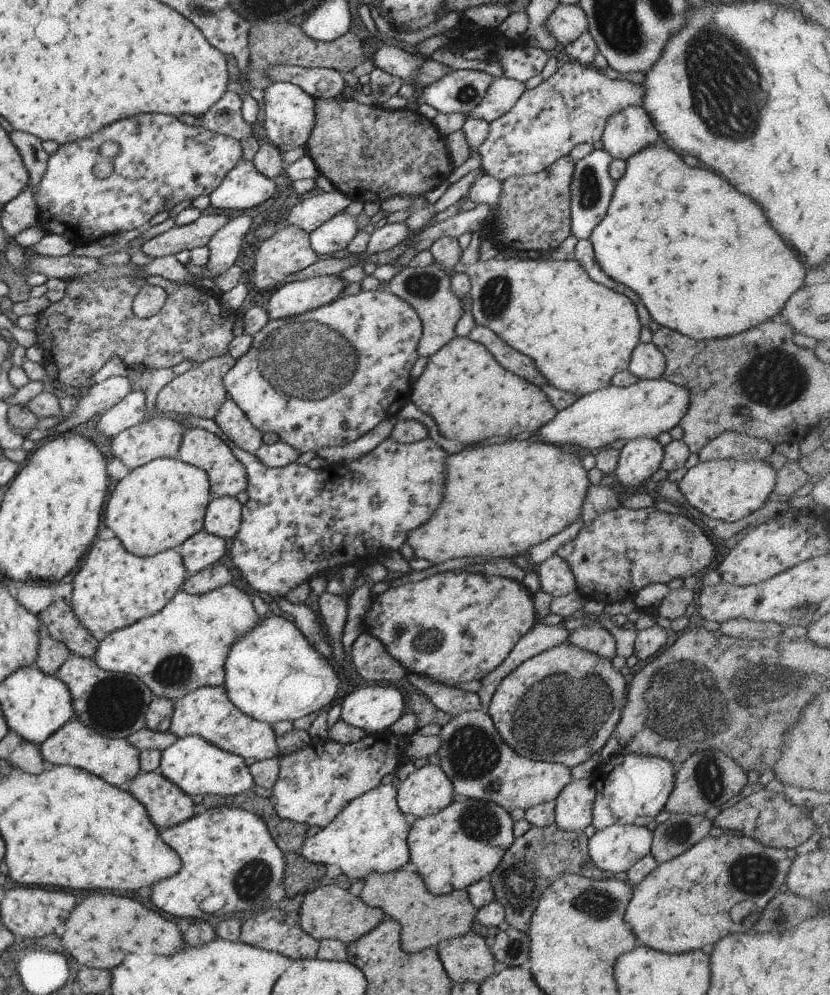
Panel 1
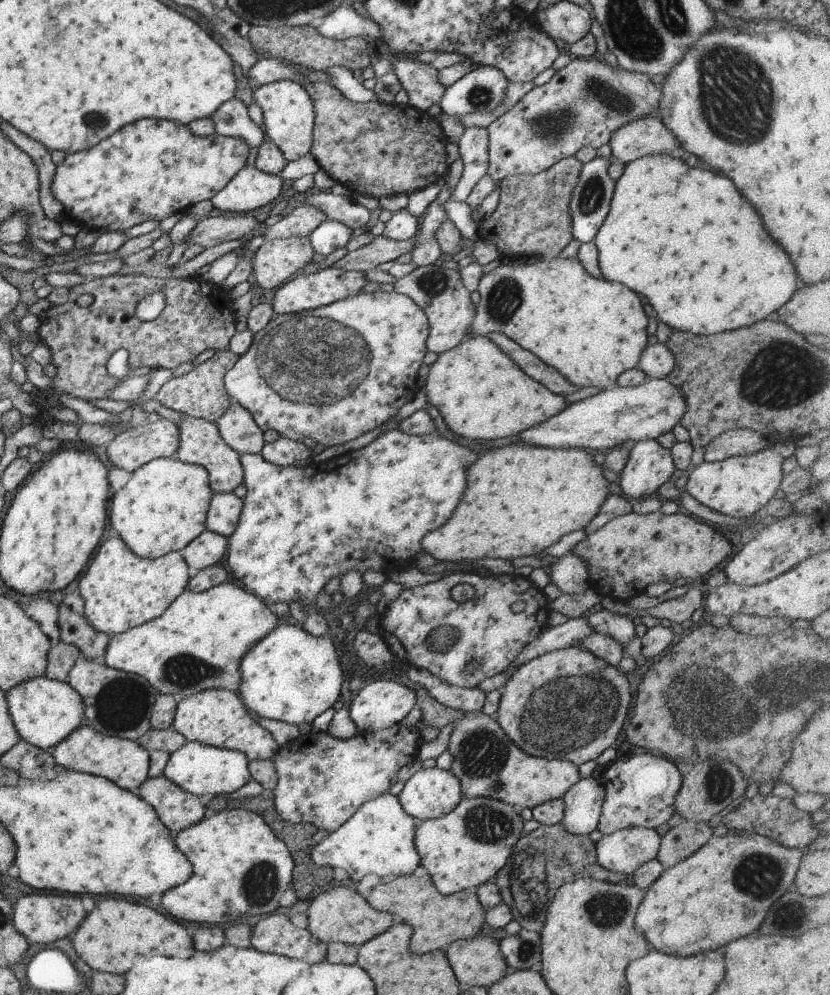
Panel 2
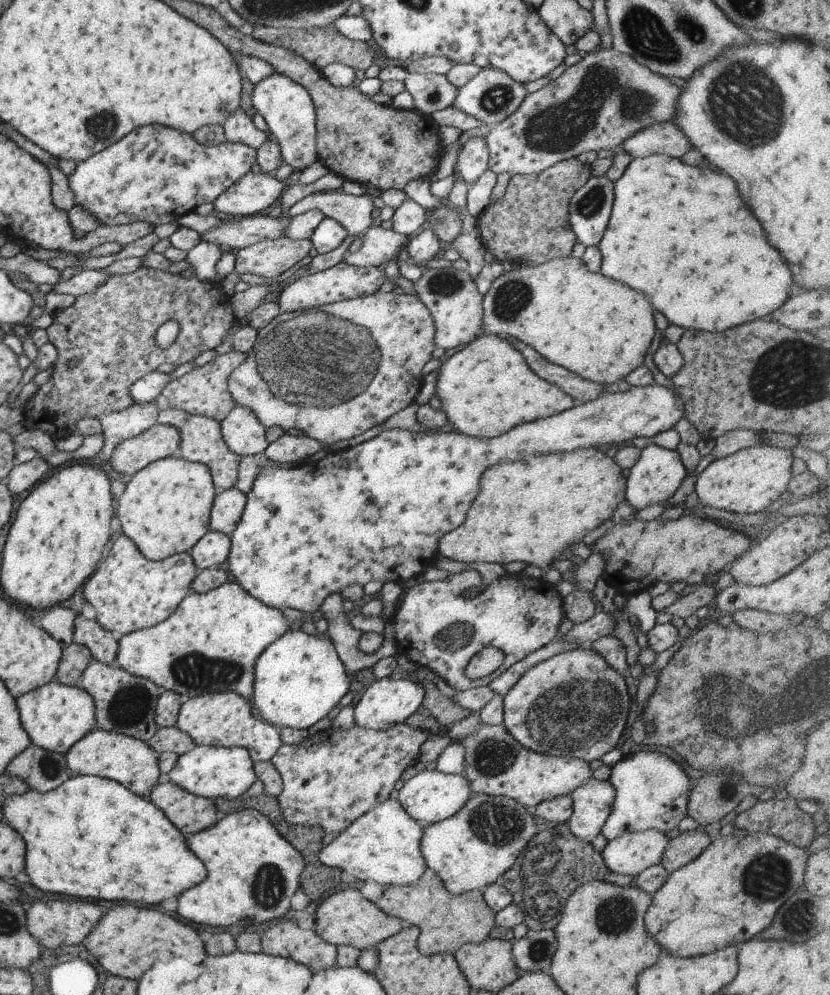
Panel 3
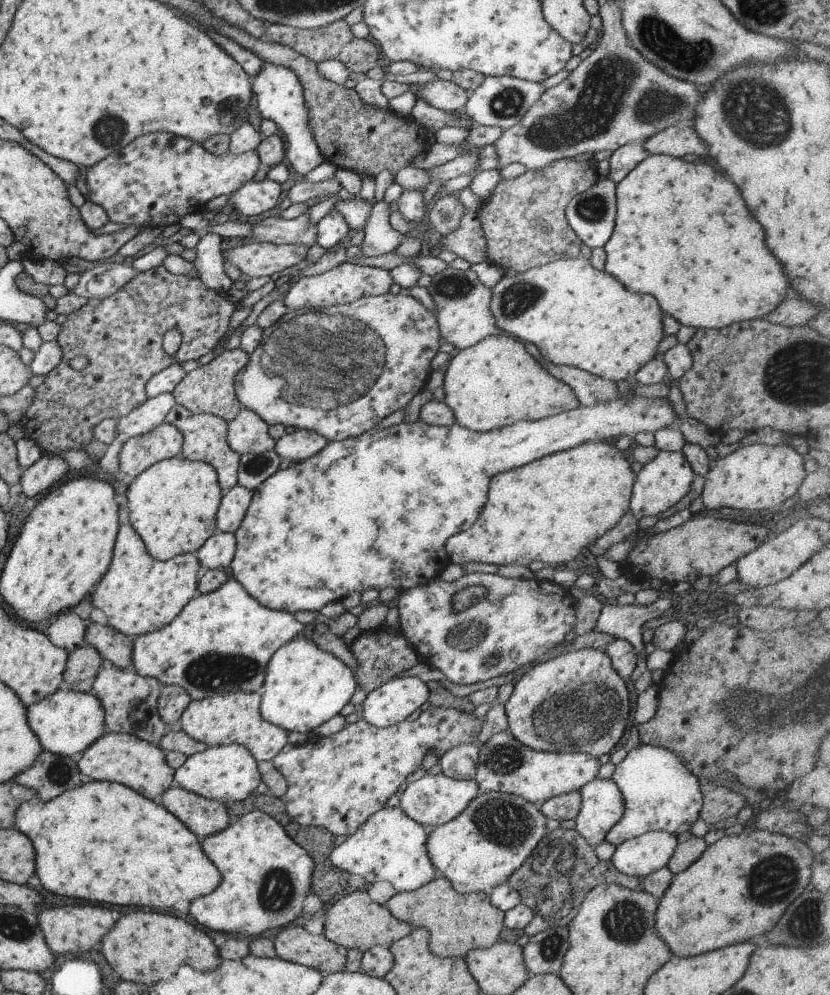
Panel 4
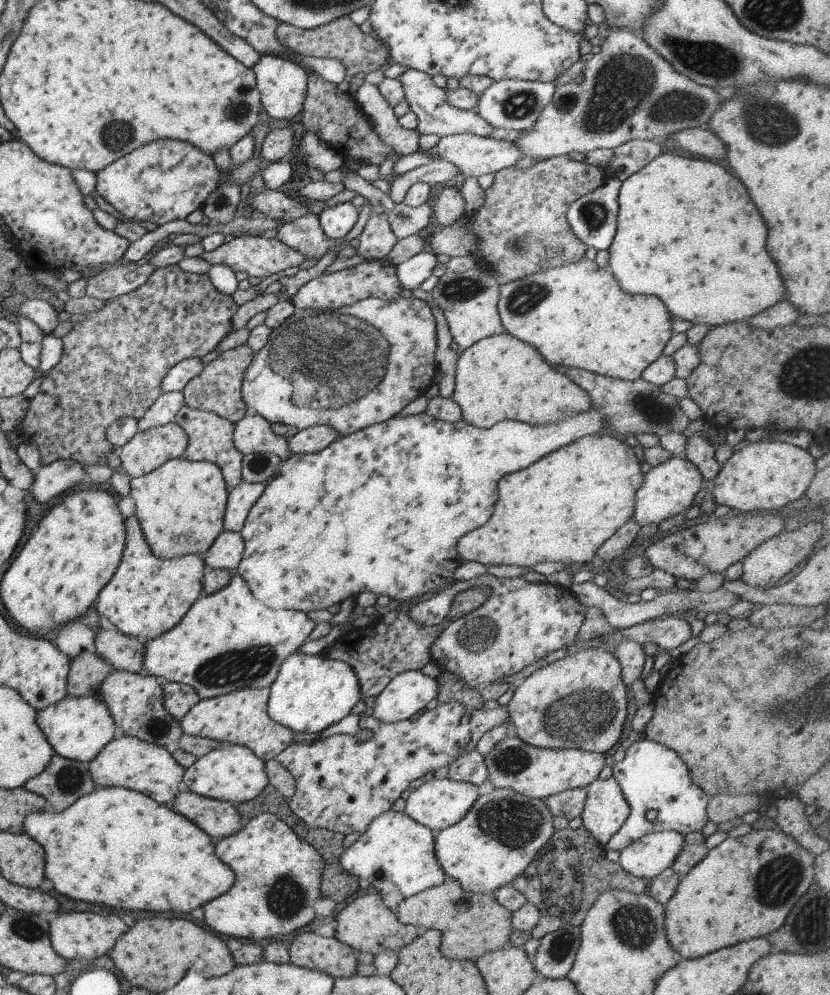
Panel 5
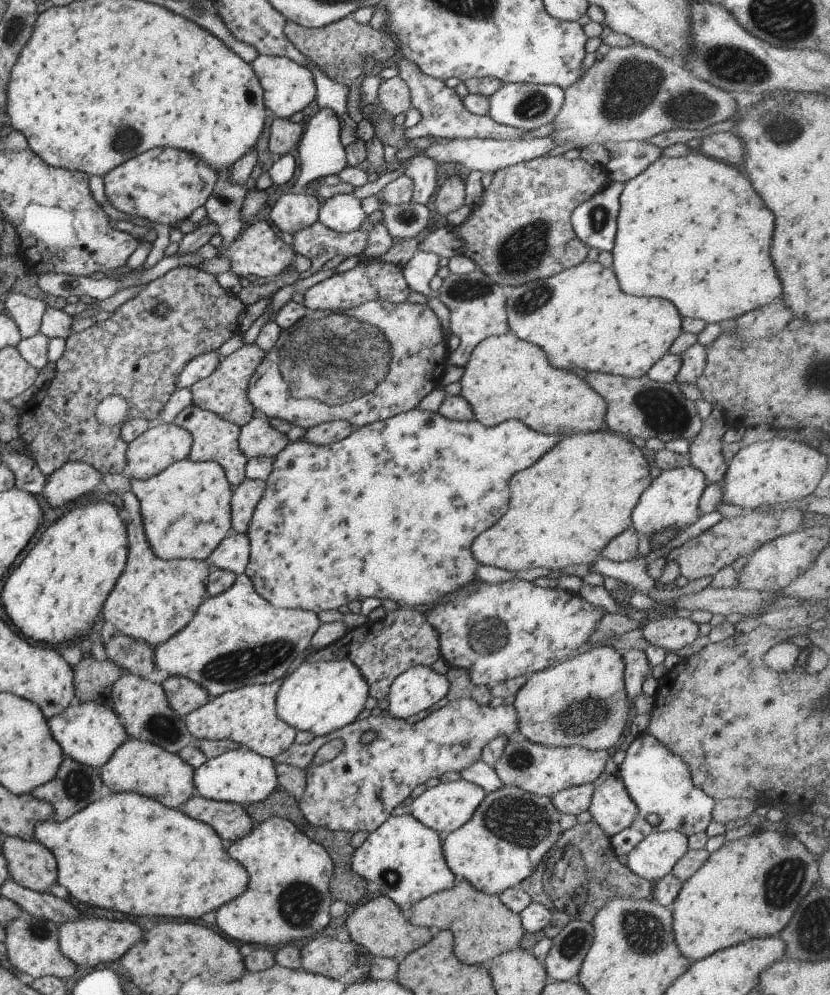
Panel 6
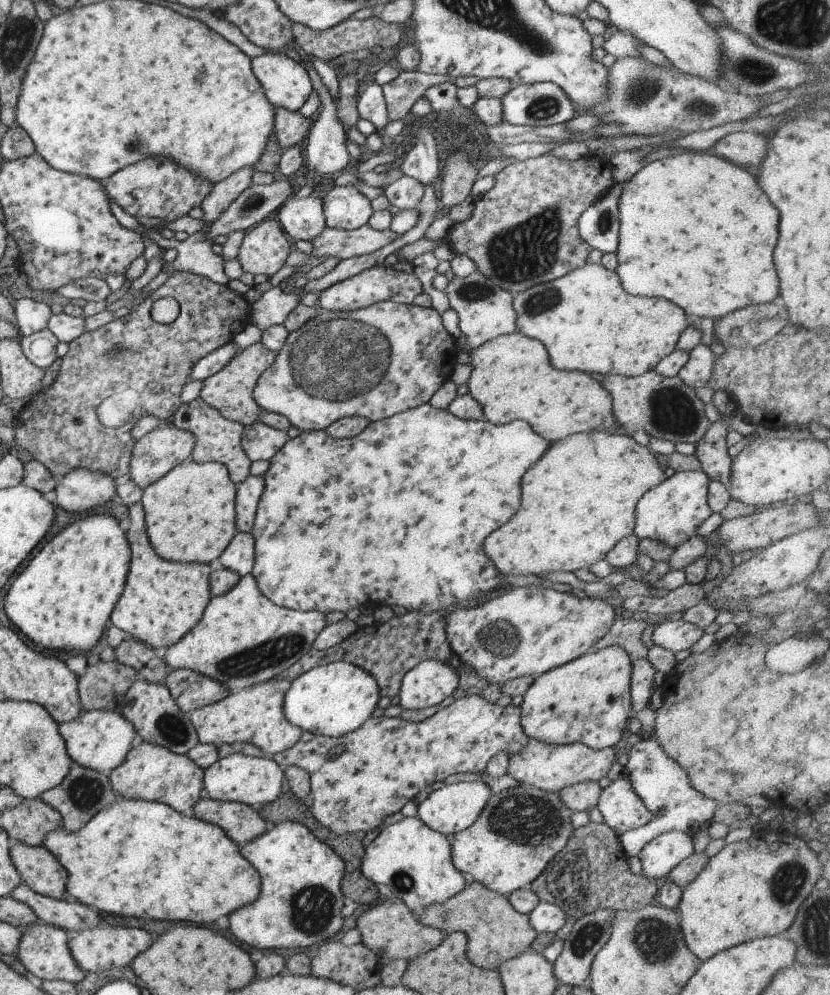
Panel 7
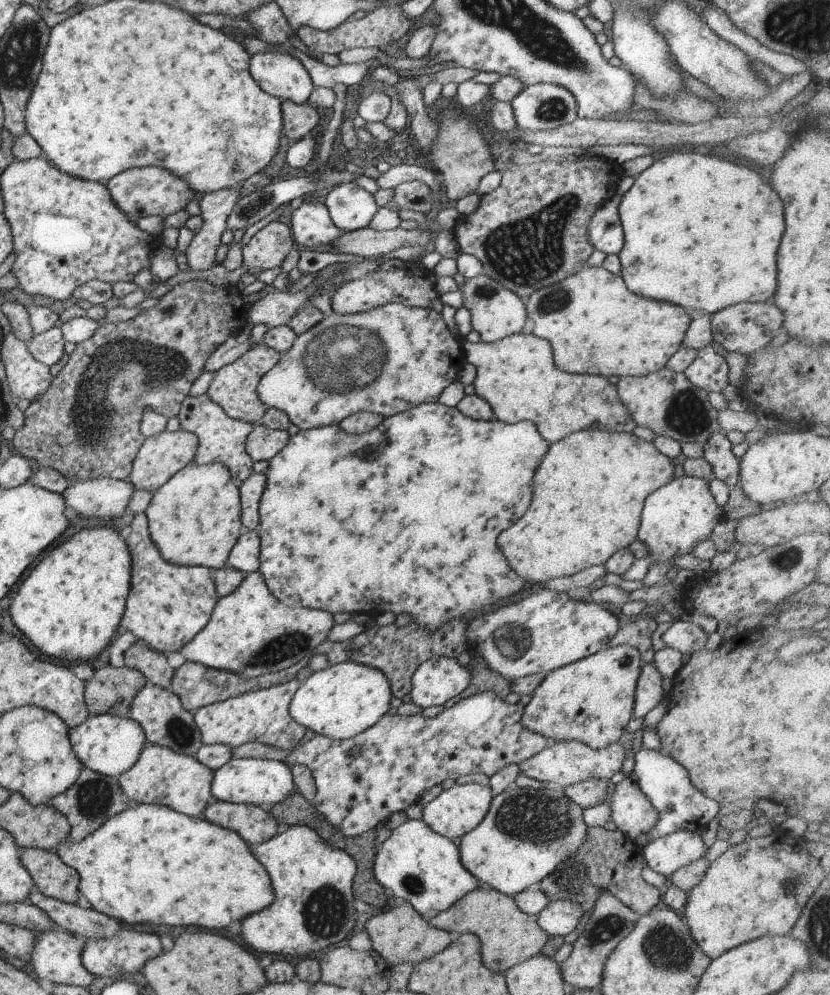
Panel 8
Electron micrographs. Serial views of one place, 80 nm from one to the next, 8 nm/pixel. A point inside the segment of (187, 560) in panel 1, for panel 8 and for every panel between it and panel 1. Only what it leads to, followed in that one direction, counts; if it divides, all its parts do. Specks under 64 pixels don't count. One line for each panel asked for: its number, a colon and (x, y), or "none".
2: (208, 548)
3: (213, 547)
4: (217, 551)
5: (225, 552)
6: (232, 553)
7: (238, 556)
8: (244, 556)

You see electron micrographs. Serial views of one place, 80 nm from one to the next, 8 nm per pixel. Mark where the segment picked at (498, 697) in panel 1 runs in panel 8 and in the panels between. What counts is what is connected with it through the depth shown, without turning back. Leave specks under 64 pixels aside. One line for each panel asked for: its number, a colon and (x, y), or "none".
2: (568, 704)
3: (573, 704)
4: (575, 702)
5: (579, 701)
6: (581, 701)
7: (587, 700)
8: (590, 700)

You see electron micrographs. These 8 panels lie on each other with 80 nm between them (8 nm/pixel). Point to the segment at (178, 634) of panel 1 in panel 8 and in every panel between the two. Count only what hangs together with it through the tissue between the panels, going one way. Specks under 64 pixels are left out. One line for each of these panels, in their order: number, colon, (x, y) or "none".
2: (197, 643)
3: (209, 643)
4: (220, 642)
5: (227, 641)
6: (236, 639)
7: (242, 639)
8: (249, 632)

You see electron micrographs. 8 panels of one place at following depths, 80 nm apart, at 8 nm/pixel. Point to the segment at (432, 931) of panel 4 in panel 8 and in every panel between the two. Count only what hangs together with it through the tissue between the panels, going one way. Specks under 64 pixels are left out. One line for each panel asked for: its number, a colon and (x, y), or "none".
5: (471, 924)
6: (483, 927)
7: (495, 932)
8: (507, 936)

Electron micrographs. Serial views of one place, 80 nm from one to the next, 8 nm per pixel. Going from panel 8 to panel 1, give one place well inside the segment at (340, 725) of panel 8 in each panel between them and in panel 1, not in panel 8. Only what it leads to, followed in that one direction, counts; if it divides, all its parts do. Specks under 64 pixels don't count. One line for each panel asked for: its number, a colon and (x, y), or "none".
1: (271, 674)
2: (289, 675)
3: (298, 678)
4: (303, 687)
5: (310, 692)
6: (321, 697)
7: (331, 700)

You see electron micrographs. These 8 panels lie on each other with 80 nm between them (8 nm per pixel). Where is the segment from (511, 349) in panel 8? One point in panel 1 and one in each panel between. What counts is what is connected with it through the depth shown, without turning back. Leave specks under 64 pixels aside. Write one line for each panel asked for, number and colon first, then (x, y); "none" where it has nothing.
1: (470, 397)
2: (481, 394)
3: (485, 389)
4: (495, 382)
5: (499, 377)
6: (505, 377)
7: (511, 378)

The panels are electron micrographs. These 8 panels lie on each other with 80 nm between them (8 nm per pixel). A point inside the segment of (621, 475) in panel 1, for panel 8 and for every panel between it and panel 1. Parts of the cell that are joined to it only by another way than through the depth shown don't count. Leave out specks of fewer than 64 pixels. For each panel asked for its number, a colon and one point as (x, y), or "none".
2: (649, 465)
3: (653, 479)
4: (660, 484)
5: (667, 490)
6: (669, 504)
7: (671, 512)
8: (676, 516)

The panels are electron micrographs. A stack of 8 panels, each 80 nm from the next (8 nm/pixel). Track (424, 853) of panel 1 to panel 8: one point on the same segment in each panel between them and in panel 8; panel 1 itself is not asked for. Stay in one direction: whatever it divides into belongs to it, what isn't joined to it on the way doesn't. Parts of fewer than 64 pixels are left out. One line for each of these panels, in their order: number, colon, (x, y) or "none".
2: (466, 847)
3: (468, 851)
4: (479, 849)
5: (495, 841)
6: (506, 838)
7: (518, 832)
8: (526, 833)

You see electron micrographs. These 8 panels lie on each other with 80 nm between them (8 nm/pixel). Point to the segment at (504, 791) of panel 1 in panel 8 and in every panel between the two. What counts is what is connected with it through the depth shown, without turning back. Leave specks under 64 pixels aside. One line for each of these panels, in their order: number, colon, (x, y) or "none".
2: (486, 764)
3: (494, 763)
4: (504, 765)
5: (537, 773)
6: (538, 769)
7: (549, 767)
8: (562, 763)

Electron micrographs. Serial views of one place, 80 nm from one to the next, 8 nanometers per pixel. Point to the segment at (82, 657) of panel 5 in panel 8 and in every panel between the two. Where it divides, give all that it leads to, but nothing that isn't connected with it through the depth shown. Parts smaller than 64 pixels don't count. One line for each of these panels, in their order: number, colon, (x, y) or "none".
6: (92, 680)
7: (102, 686)
8: (110, 690)

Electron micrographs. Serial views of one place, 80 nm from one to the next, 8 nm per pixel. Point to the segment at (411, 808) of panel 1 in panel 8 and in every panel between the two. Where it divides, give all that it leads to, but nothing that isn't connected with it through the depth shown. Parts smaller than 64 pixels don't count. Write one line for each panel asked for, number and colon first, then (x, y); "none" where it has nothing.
2: (428, 794)
3: (431, 796)
4: (432, 800)
5: (436, 804)
6: (443, 808)
7: (450, 809)
8: (456, 811)

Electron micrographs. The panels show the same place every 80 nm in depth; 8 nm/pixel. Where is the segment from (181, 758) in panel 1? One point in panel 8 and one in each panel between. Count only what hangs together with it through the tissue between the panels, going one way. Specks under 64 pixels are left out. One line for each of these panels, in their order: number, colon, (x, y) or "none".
2: (205, 771)
3: (208, 772)
4: (228, 772)
5: (232, 773)
6: (240, 776)
7: (254, 781)
8: (263, 782)

